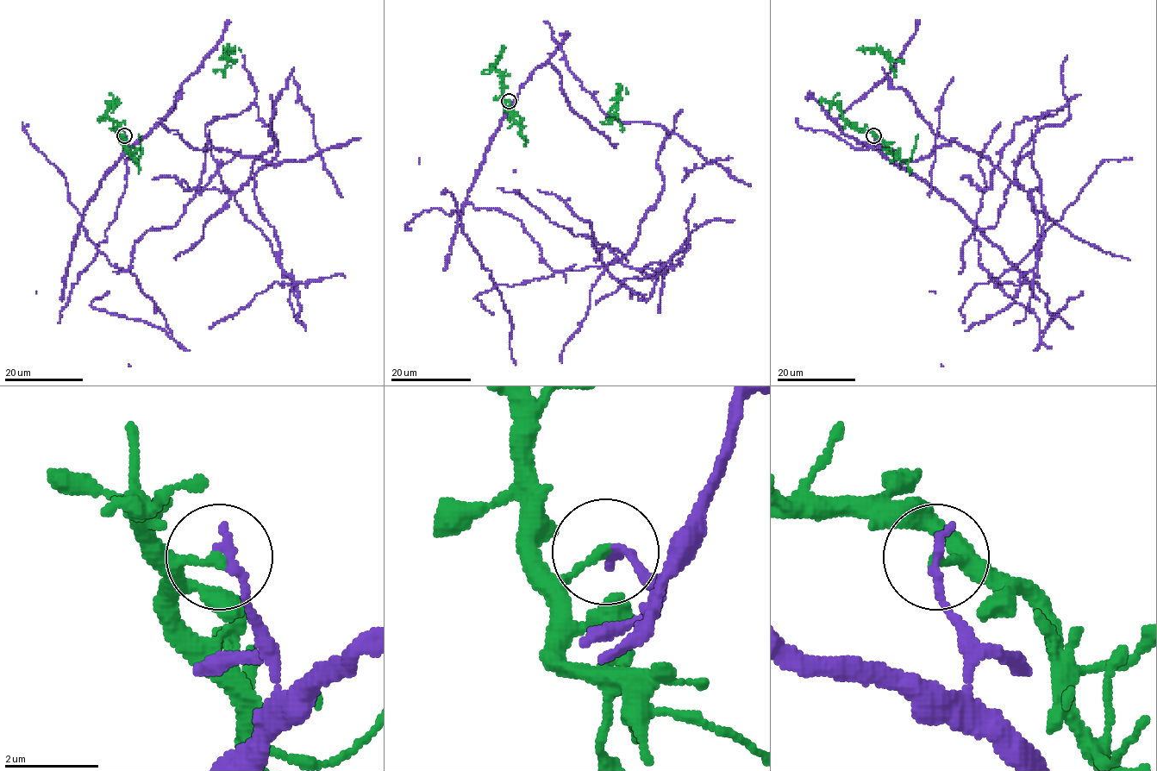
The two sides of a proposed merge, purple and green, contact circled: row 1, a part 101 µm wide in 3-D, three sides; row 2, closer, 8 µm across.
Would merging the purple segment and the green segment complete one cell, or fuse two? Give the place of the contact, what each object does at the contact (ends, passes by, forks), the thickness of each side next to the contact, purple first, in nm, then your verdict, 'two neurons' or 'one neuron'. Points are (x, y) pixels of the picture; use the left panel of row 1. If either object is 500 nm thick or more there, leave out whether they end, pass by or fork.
place (124, 135); purple ends; green ends; calibres 200 and 200 nm; two neurons

